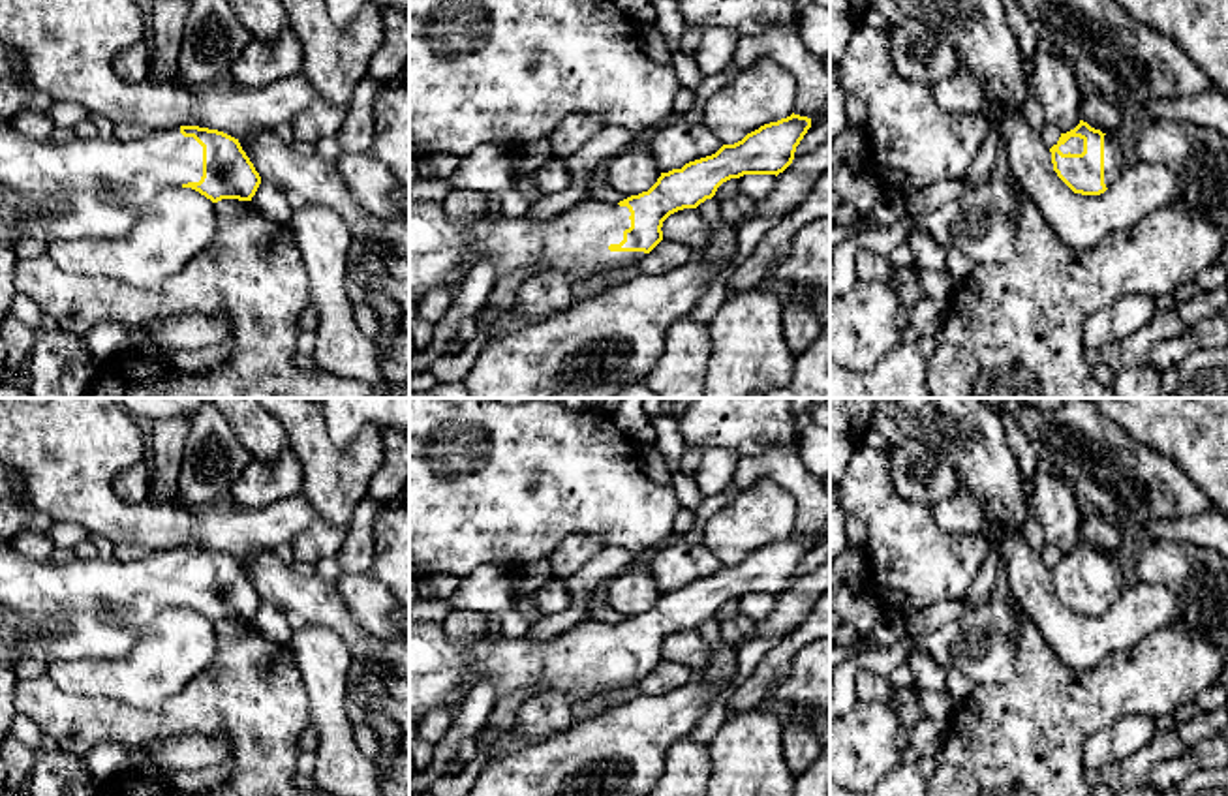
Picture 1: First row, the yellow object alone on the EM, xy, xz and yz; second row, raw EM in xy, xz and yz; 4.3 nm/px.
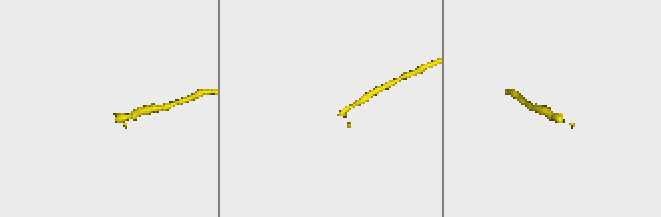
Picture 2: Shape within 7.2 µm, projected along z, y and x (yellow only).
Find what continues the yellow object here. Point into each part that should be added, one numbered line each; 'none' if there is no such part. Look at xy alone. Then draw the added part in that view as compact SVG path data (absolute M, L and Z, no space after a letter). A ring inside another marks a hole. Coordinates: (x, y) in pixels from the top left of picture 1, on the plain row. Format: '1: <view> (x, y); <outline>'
1: xy (89, 609); M0 546L0 666L13 670L21 659L47 665L54 659L118 659L130 653L143 629L165 608L182 608L203 597L203 567L184 558L180 546L150 552L139 561L75 559L69 563L43 563L11 548Z

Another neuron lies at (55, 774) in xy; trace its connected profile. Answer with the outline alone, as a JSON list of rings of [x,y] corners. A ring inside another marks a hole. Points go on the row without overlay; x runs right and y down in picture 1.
[[[49,753],[36,757],[24,792],[26,796],[96,796],[98,785],[84,758]]]

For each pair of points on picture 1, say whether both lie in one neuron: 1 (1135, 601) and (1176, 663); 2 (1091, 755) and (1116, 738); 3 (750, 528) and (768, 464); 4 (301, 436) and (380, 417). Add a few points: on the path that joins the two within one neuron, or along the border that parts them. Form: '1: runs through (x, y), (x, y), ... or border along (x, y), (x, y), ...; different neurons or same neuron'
1: border along (1185, 624), (1161, 626), (1114, 652); different neurons
2: runs through (1097, 753), (1110, 744); same neuron
3: border along (761, 477), (778, 481), (793, 498), (795, 511); different neurons
4: border along (323, 417), (342, 449), (372, 428); different neurons

